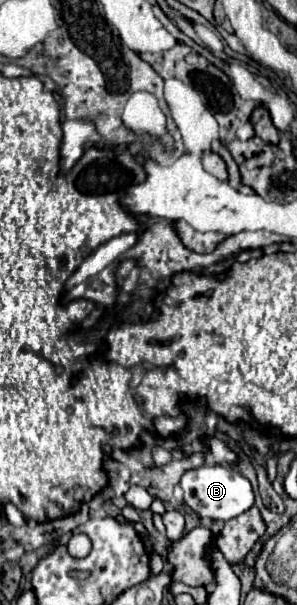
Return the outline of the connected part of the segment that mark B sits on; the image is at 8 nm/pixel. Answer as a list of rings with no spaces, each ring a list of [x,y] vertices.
[[[201,466],[189,470],[183,474],[179,484],[183,488],[185,504],[199,516],[207,516],[213,520],[231,520],[247,512],[255,504],[251,482],[245,476],[241,476],[235,468],[229,466]]]

